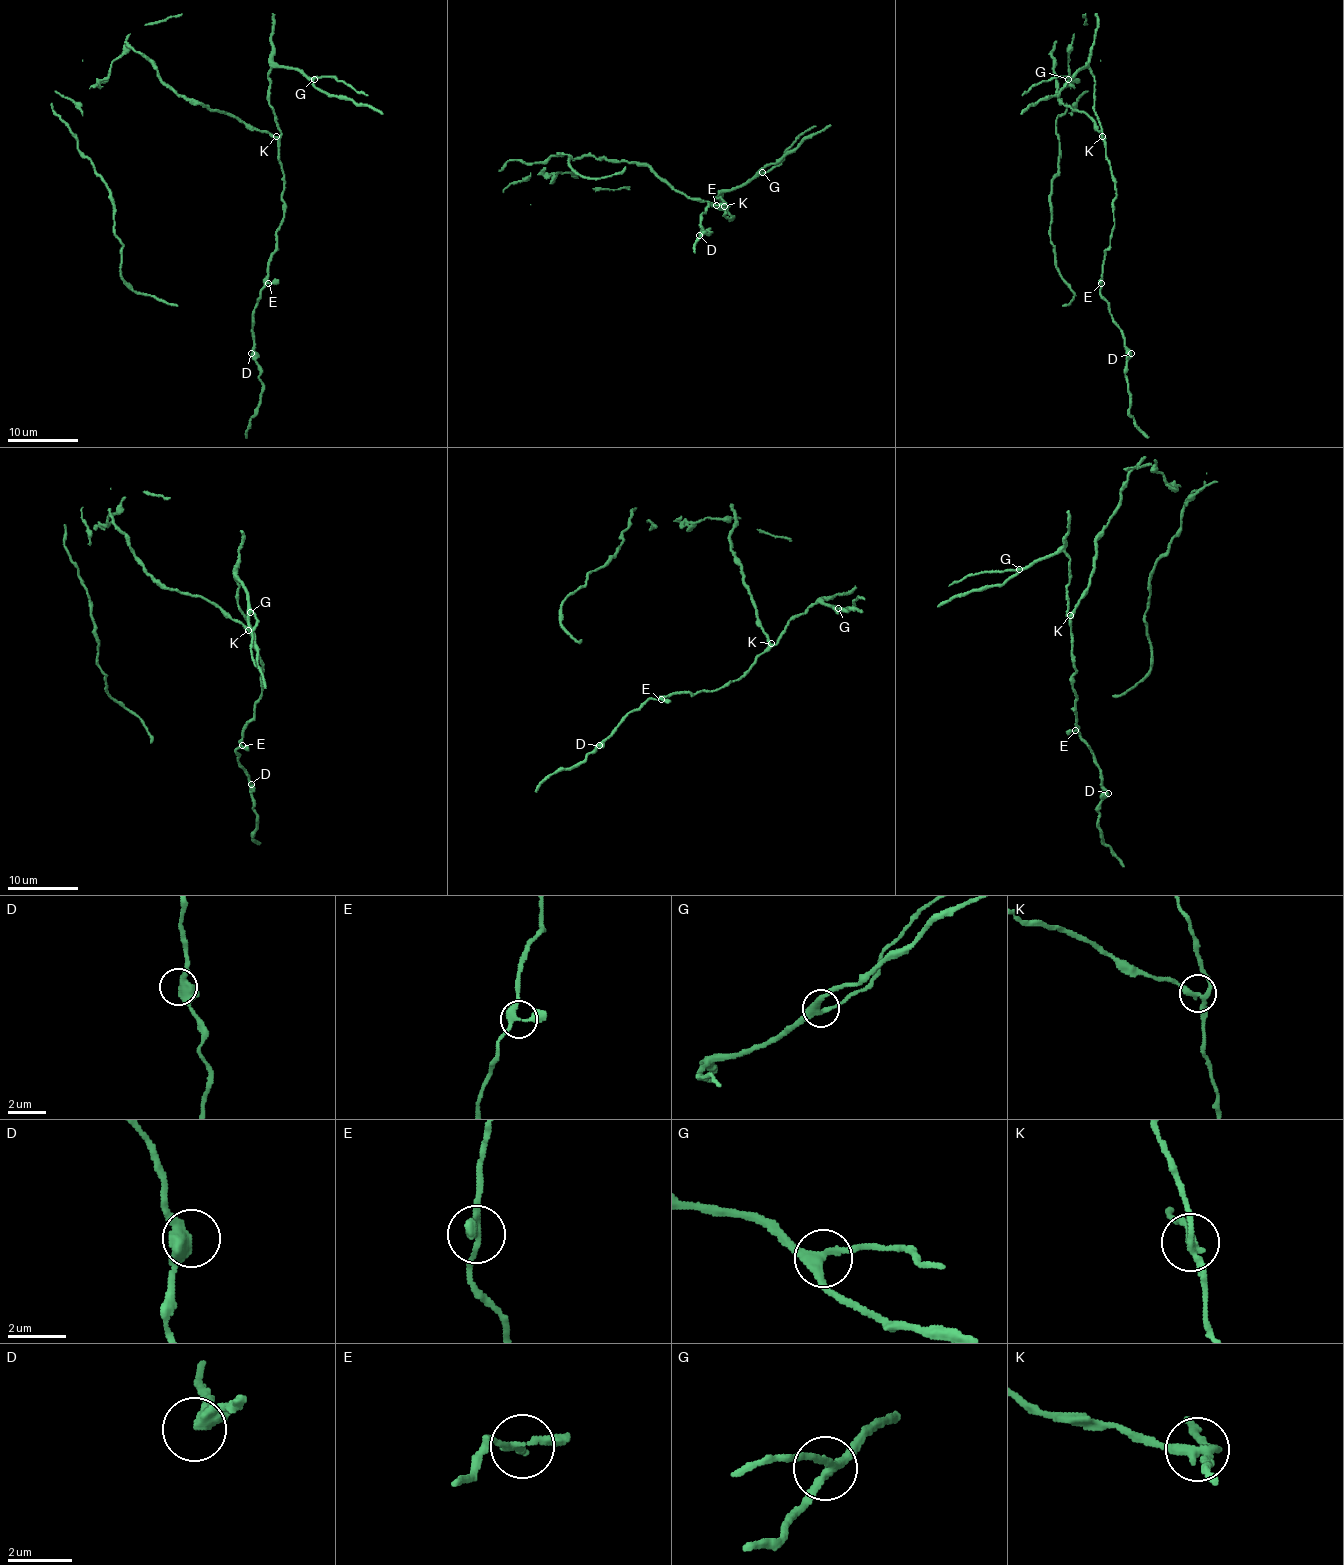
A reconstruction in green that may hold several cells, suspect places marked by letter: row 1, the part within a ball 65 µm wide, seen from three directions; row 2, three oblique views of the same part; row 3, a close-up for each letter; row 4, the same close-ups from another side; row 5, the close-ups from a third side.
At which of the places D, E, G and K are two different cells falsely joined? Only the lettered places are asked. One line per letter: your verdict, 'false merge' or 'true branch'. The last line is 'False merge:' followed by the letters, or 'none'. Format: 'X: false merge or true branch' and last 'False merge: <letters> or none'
D: true branch
E: true branch
G: true branch
K: false merge
False merge: K

